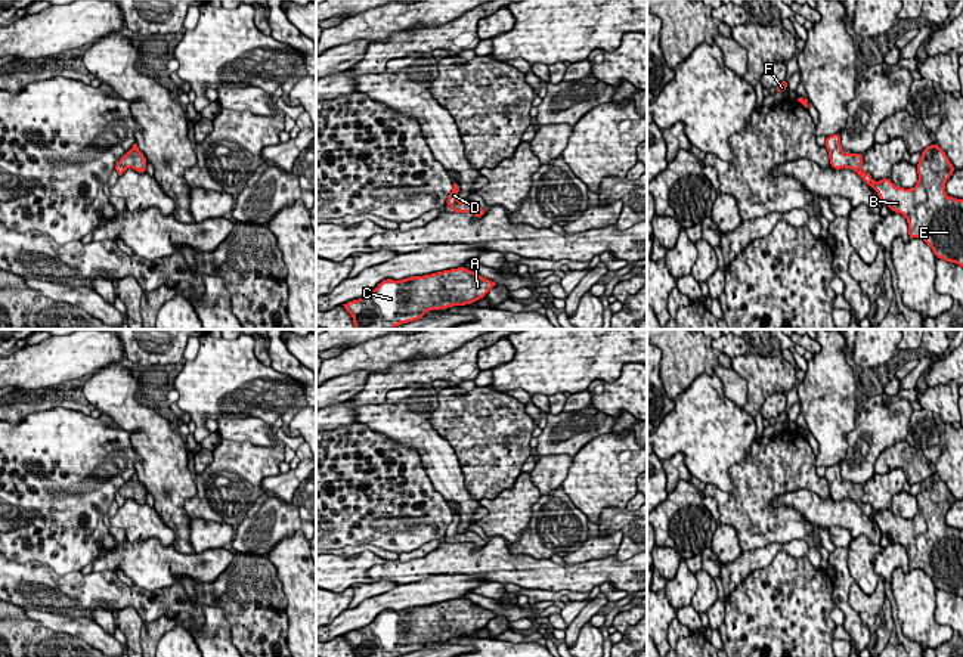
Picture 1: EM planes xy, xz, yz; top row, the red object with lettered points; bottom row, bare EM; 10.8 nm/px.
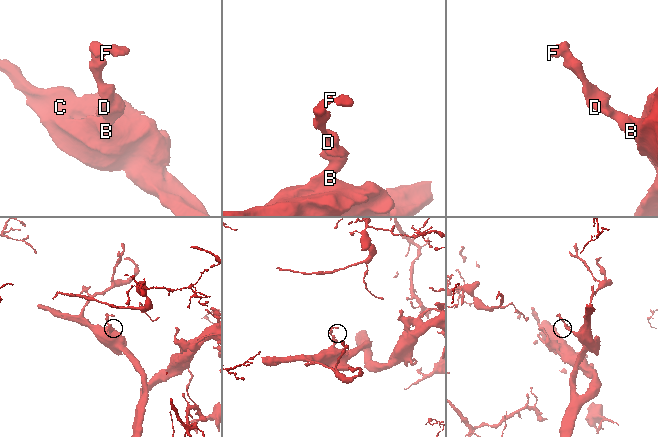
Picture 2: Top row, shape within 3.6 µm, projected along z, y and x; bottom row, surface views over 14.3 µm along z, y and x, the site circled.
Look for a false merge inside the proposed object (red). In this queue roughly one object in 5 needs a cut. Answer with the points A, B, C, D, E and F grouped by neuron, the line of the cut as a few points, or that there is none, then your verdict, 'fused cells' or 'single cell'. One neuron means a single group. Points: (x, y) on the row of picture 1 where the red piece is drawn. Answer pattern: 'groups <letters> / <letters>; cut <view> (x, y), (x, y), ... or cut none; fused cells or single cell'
groups A B C D E F; cut none; single cell

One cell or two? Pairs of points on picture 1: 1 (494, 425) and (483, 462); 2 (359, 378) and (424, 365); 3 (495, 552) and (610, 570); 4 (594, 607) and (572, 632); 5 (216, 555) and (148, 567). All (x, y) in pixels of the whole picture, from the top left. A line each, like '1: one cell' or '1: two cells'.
1: one cell
2: two cells
3: one cell
4: one cell
5: one cell

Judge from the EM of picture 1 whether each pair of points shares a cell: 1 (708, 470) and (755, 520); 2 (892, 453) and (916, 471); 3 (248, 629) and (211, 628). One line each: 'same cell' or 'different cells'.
1: different cells
2: same cell
3: different cells

